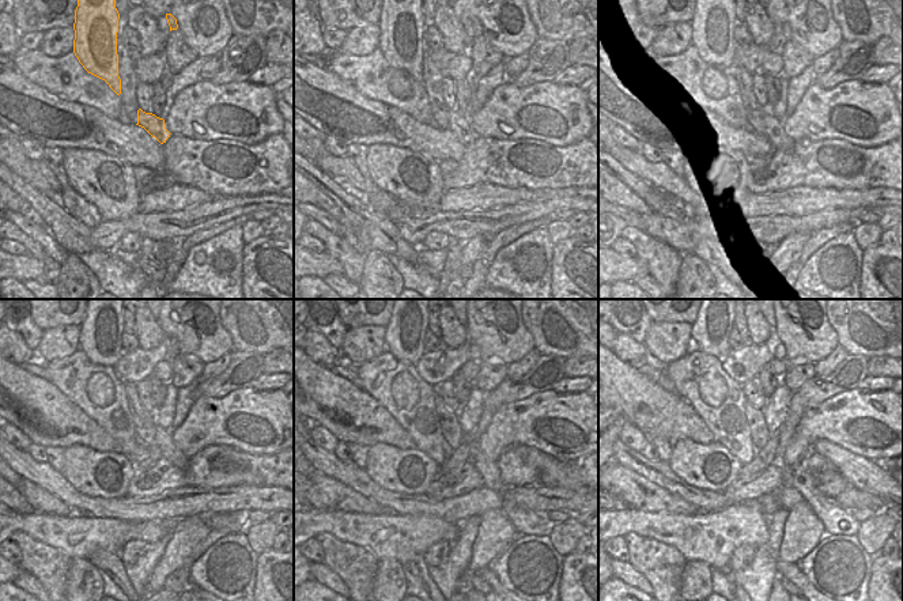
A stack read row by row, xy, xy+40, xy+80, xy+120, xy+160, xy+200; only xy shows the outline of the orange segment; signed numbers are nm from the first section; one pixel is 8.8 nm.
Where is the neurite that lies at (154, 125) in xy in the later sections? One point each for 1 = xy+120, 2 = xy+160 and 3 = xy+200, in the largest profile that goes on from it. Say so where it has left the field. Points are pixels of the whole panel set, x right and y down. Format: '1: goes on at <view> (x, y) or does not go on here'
1: goes on at xy+120 (163, 439)
2: goes on at xy+160 (487, 469)
3: goes on at xy+200 (794, 473)

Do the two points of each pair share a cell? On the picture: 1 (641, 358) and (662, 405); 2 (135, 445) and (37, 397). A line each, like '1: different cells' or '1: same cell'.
1: different cells
2: same cell

